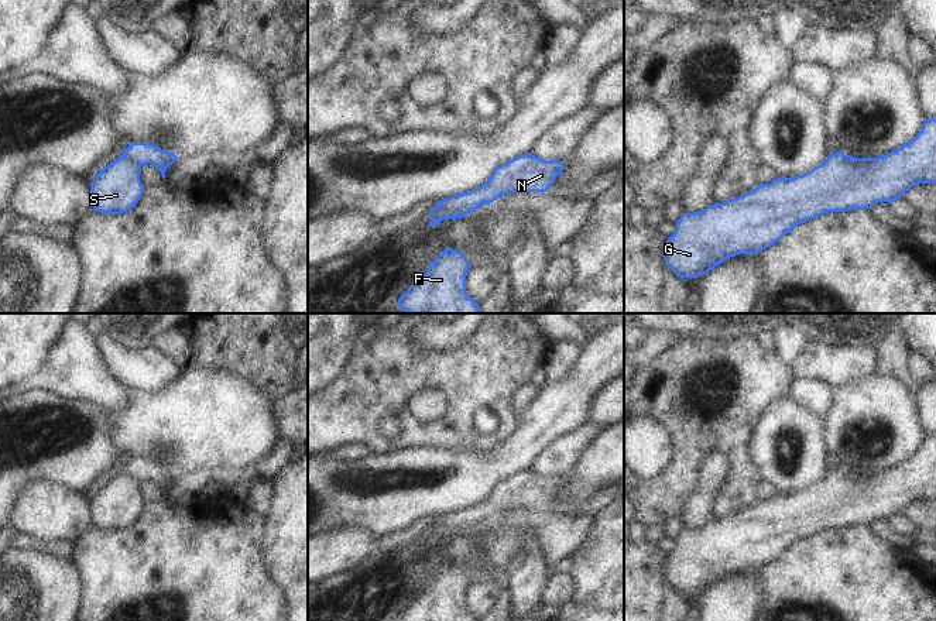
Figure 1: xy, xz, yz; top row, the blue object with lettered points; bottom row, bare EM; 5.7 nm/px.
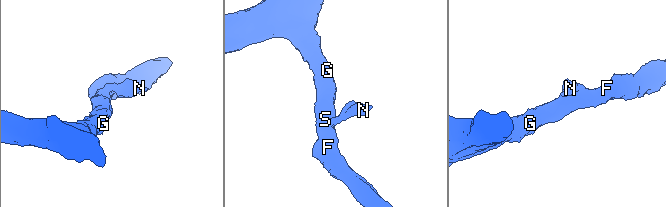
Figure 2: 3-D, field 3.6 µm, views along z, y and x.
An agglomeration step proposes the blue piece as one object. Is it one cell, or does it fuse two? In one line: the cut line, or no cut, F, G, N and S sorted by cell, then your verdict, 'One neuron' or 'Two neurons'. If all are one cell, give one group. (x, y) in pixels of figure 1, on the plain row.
Split along xz (439, 518), (439, 532), (442, 535). Groups: F G S / N. Two neurons

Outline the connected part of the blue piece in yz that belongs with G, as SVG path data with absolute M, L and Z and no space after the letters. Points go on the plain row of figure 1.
M926 435L912 457L878 474L830 470L823 480L803 491L776 494L724 519L683 529L675 549L665 559L664 576L682 596L706 591L730 573L757 570L771 563L800 539L829 528L891 519L919 500L936 500L936 435Z

